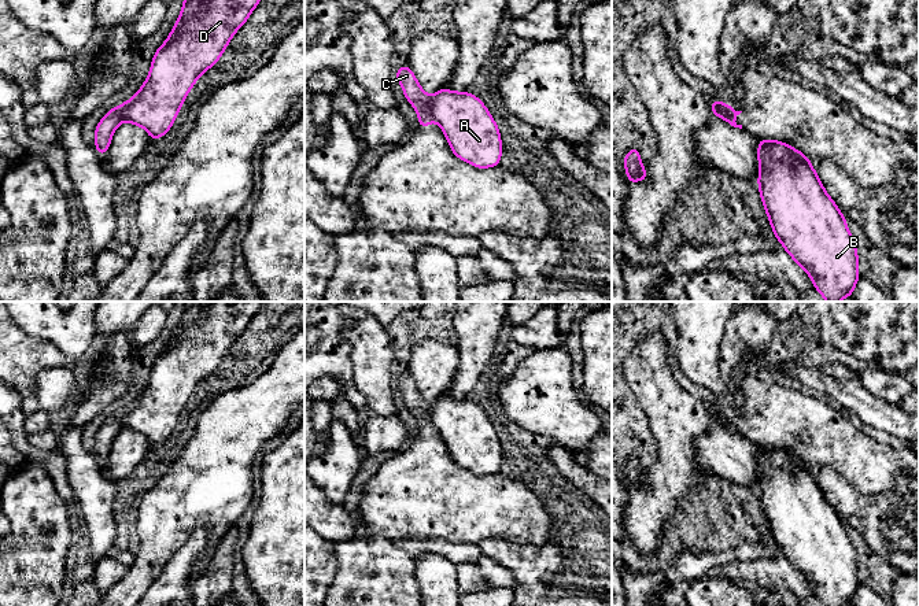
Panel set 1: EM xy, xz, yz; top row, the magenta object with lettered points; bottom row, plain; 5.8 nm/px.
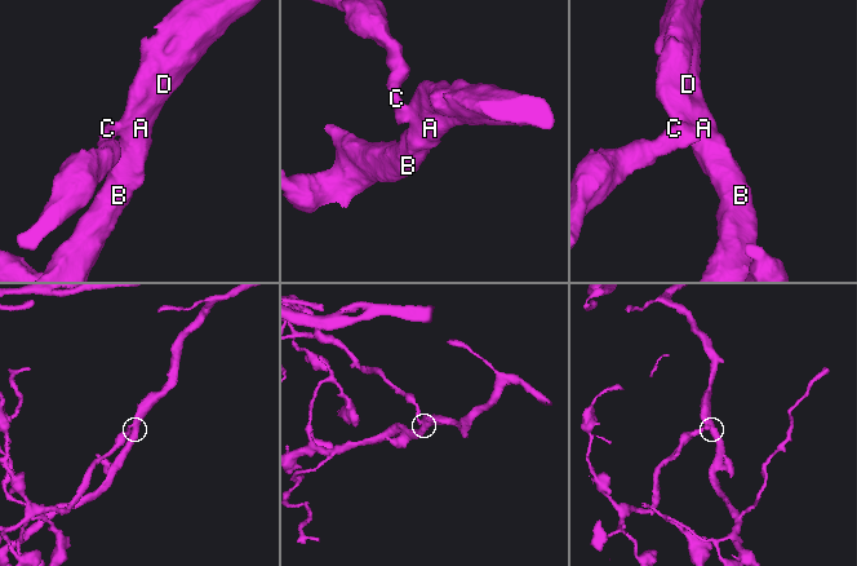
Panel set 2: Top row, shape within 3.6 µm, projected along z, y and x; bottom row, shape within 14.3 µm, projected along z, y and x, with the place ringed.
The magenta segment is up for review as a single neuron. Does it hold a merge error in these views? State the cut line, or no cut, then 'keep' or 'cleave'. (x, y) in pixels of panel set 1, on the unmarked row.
cut in xz along (428, 403), (428, 420), (432, 424); cleave

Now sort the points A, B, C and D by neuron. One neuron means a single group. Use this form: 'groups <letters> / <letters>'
groups A B D / C

